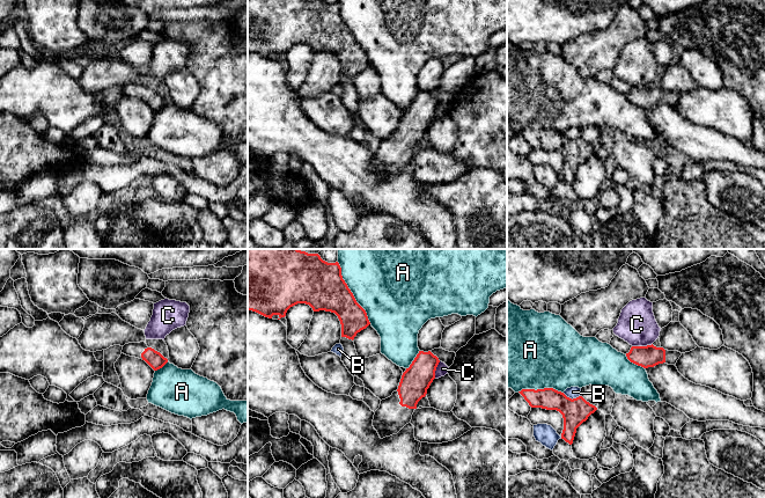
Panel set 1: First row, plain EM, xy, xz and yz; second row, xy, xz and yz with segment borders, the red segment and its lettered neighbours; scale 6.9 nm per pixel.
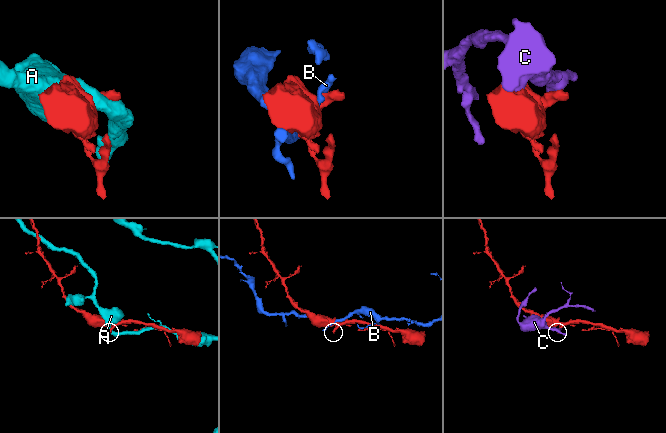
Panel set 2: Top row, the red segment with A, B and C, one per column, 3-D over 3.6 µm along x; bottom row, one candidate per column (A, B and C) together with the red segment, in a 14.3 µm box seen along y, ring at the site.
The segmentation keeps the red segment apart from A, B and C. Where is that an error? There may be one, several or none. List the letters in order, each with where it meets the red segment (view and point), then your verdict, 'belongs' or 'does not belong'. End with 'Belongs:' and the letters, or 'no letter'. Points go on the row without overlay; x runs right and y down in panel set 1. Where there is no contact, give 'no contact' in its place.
A: xz (352, 34) | does not belong
B: yz (571, 139) | does not belong
C: yz (641, 87) | does not belong
Belongs: no letter

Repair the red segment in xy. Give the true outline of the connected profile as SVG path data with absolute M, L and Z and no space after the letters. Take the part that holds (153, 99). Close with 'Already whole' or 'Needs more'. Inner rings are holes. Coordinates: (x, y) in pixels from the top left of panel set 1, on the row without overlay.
M145 82L125 85L122 94L145 101L154 111L162 109L168 103L167 98L148 88Z. Needs more

